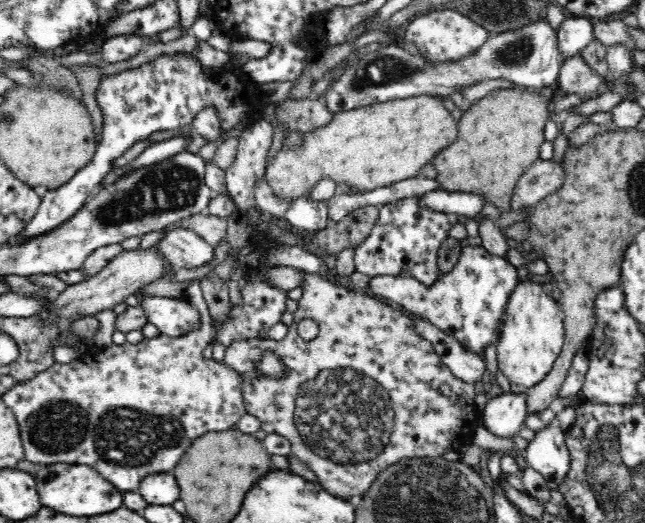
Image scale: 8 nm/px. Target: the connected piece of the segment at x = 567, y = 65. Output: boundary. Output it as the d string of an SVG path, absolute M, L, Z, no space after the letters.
M580 54L566 58L559 69L558 87L565 94L577 94L582 98L596 98L600 95L598 88L604 78L590 69Z

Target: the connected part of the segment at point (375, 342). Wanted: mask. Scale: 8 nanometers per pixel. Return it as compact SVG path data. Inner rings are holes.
M307 274L303 284L300 286L303 291L302 298L299 300L299 311L294 313L294 322L288 325L288 334L280 342L271 342L267 339L249 339L234 342L226 347L223 363L228 368L233 368L242 377L242 394L244 407L247 413L255 416L261 422L261 429L267 434L280 434L290 441L291 453L298 457L300 462L304 462L317 476L317 482L330 494L340 497L340 499L357 500L366 492L378 474L386 467L396 464L398 460L406 458L424 458L439 457L446 452L458 452L462 446L468 446L474 436L474 428L482 424L481 415L474 402L474 385L460 380L454 373L442 362L441 356L434 350L432 344L418 335L415 330L416 319L410 319L408 313L401 308L382 304L378 300L352 292L347 288L341 288L330 284L325 278L318 274ZM304 318L312 318L318 324L318 336L314 340L303 340L298 335L297 324ZM271 350L278 356L285 366L285 373L281 377L266 377L262 375L256 364L262 358L262 352Z

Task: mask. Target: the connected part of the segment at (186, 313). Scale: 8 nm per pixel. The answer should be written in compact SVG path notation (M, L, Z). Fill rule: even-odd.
M144 295L140 300L147 322L157 326L162 334L178 338L200 328L200 315L190 302L179 299L162 298L162 296Z

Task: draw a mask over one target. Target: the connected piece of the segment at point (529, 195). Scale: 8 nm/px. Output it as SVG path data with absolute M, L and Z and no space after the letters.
M539 158L518 179L511 198L511 209L518 210L538 204L546 196L558 192L564 180L566 173L561 162Z

